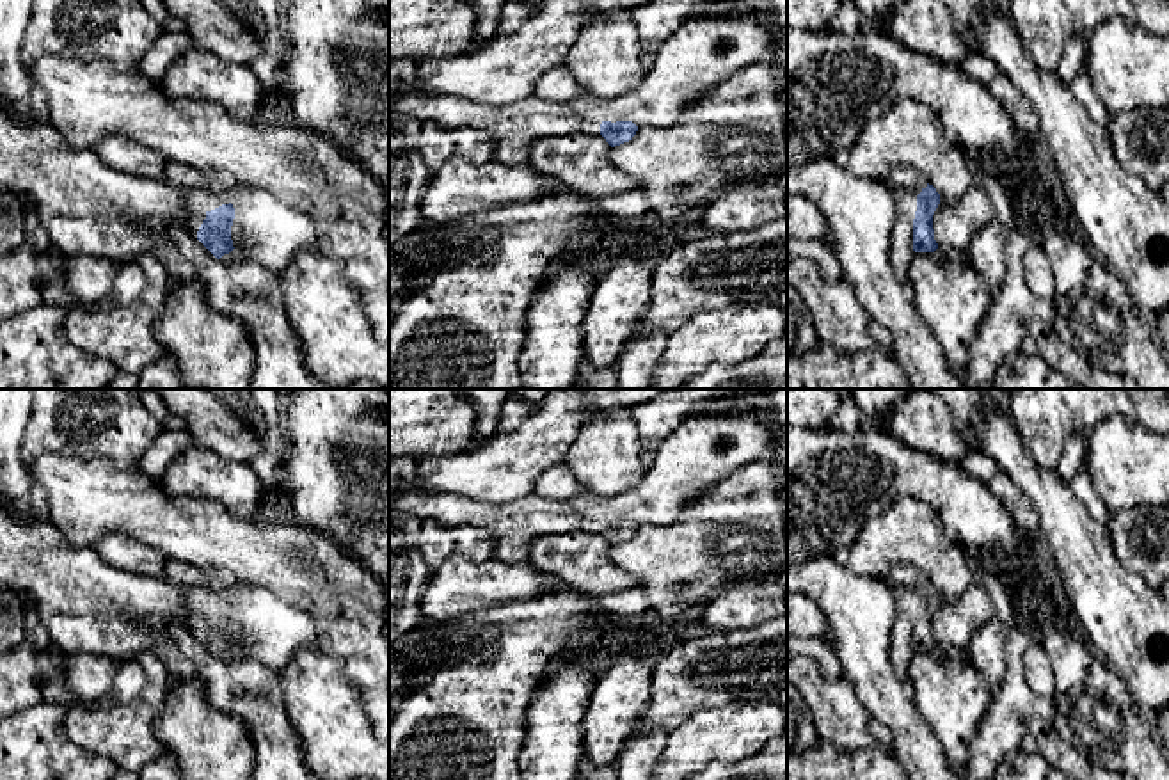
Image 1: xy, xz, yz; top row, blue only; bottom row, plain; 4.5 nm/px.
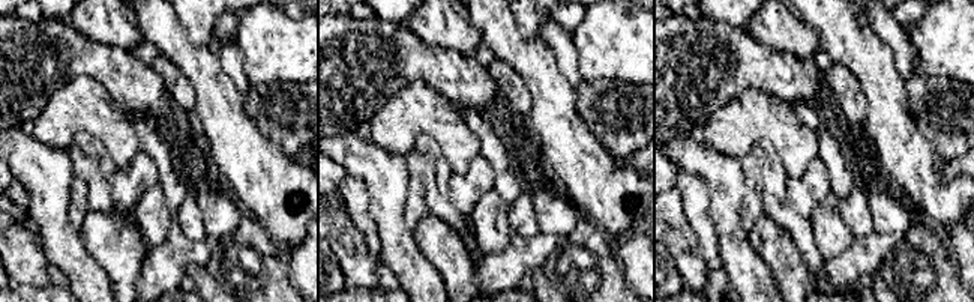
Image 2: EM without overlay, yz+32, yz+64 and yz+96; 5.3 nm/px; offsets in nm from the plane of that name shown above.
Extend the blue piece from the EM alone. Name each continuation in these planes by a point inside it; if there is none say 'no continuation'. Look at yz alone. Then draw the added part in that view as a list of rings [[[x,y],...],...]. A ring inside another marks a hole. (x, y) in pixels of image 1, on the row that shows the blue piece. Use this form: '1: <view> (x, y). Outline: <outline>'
1: yz (899, 176). Outline: [[[894,165],[887,178],[885,183],[894,190],[894,188],[906,188],[910,192],[920,194],[922,188],[927,185],[927,179],[915,171],[911,165]]]

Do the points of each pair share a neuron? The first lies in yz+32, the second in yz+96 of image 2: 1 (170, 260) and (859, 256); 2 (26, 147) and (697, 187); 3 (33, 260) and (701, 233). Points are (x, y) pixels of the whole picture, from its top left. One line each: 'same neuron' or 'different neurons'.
1: same neuron
2: different neurons
3: different neurons

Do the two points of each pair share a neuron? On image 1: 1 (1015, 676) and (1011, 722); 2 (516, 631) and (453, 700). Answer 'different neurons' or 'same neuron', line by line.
1: same neuron
2: same neuron

